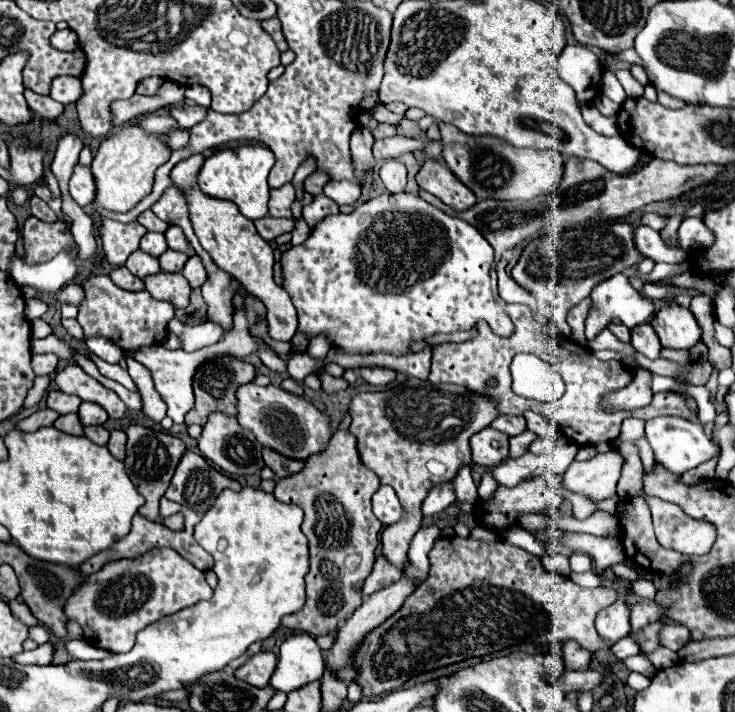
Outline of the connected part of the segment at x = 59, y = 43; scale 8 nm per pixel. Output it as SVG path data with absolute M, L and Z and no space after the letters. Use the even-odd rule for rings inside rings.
M66 28L64 30L58 30L54 36L52 36L52 46L58 48L58 50L76 50L78 48L78 36L74 30Z

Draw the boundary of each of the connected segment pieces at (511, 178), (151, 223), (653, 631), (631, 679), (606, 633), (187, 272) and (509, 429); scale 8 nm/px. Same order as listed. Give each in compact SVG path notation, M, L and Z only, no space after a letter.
M438 124L444 144L444 160L450 170L476 194L478 200L528 200L558 188L564 170L564 160L556 150L516 148L500 138L474 138L460 132L456 126Z
M144 210L140 216L138 216L138 222L150 230L150 232L164 232L168 228L168 224L164 224L152 210Z
M664 622L650 624L650 628L644 628L640 634L636 634L636 640L644 654L652 654L656 648L660 648L660 630L664 628Z
M632 672L632 674L628 676L626 684L628 684L630 688L634 688L634 690L644 690L644 688L648 688L648 686L650 686L650 678L648 678L648 676L642 676L642 674Z
M616 600L596 616L596 630L602 640L618 642L630 632L630 610L622 600Z
M192 256L186 262L182 274L184 274L184 278L188 280L188 284L192 288L200 288L206 282L206 270L204 270L204 264L202 264L202 260L198 256Z
M498 416L496 420L492 420L490 428L504 432L506 436L516 436L526 430L526 420L524 416Z

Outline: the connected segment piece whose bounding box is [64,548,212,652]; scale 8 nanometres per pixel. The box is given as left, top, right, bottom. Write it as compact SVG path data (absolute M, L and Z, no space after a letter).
M170 548L146 552L134 560L116 560L104 564L102 570L90 574L76 586L64 604L64 614L82 626L84 640L108 652L128 652L134 634L162 616L174 614L196 602L210 600L212 588L206 584L204 572L184 560Z

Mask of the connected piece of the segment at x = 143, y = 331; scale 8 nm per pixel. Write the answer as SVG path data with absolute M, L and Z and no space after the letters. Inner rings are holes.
M104 274L90 276L84 282L86 300L80 304L78 322L84 328L84 340L102 336L124 348L126 352L134 352L136 348L162 344L168 336L168 322L174 318L174 306L168 302L154 300L146 290L128 292L112 284L112 280Z

